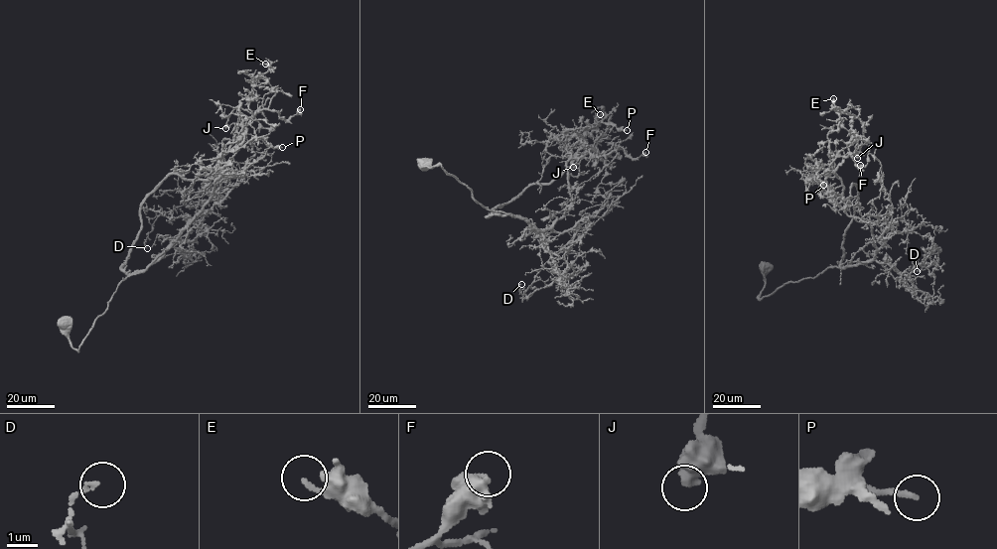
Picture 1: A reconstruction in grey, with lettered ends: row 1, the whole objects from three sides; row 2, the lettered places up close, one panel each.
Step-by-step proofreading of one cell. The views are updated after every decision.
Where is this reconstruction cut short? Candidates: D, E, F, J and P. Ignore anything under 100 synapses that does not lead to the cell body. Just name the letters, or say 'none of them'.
none of them

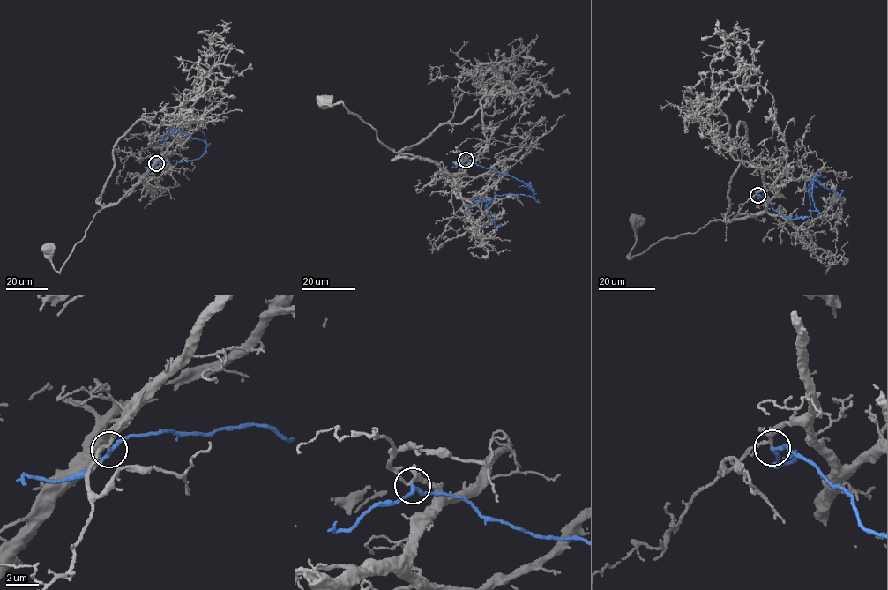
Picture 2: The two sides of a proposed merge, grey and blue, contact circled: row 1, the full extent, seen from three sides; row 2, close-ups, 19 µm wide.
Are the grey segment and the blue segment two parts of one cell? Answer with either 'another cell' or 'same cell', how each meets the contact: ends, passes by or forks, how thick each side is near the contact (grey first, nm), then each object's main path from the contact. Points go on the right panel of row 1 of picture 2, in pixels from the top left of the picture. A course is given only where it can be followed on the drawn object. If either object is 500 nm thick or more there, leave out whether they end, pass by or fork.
another cell | grey passes by | blue passes by | 170/200 nm | grey via (757, 195), (762, 191), (767, 198), (755, 214), (715, 220), (630, 257), (638, 221) | blue via (757, 195), (793, 220), (809, 216), (816, 209), (812, 188), (817, 175), (820, 184), (838, 196), (843, 190)

